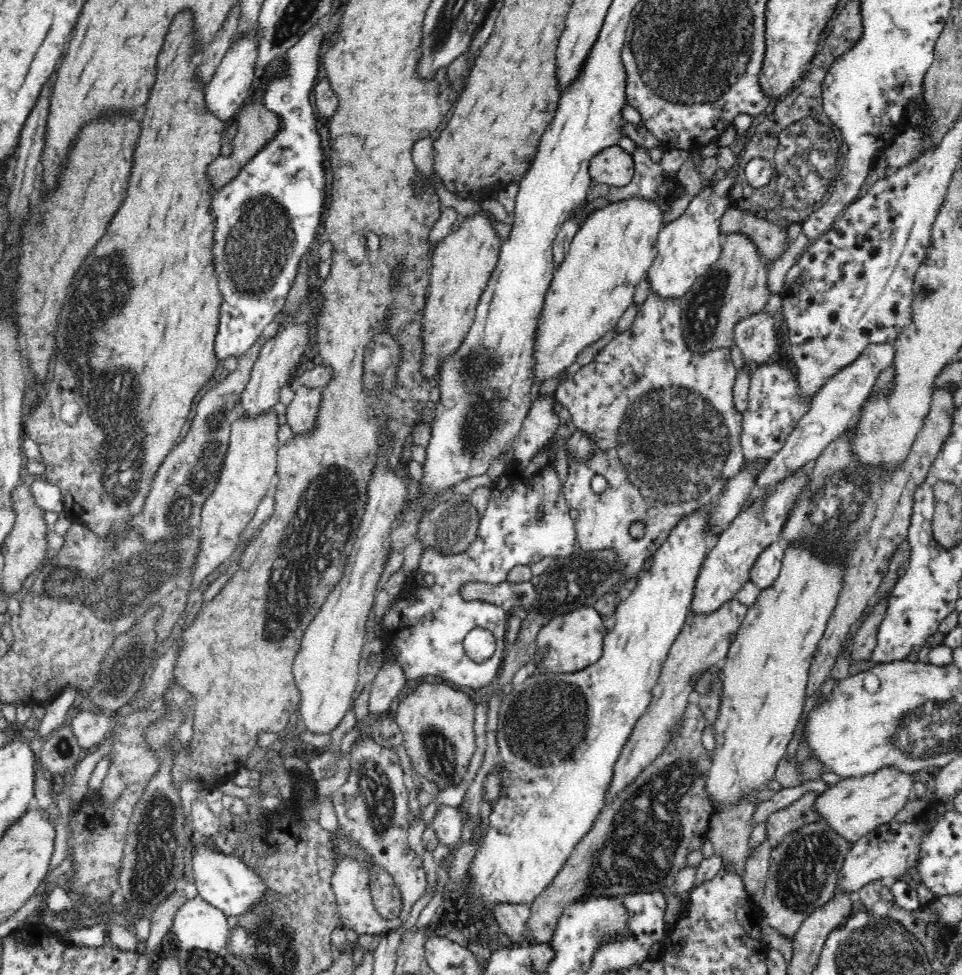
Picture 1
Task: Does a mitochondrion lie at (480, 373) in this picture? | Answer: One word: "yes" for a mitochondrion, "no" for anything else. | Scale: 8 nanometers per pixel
yes

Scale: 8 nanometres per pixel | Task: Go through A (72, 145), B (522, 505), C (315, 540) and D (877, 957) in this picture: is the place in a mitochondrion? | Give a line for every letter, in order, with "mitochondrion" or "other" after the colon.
A: other
B: other
C: mitochondrion
D: mitochondrion

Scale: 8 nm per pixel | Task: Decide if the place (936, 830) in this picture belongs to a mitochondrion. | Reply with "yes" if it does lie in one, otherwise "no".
no

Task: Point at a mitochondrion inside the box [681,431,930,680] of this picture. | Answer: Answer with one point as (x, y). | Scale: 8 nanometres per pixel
(817, 507)

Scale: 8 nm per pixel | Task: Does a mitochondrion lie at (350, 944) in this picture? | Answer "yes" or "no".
no

